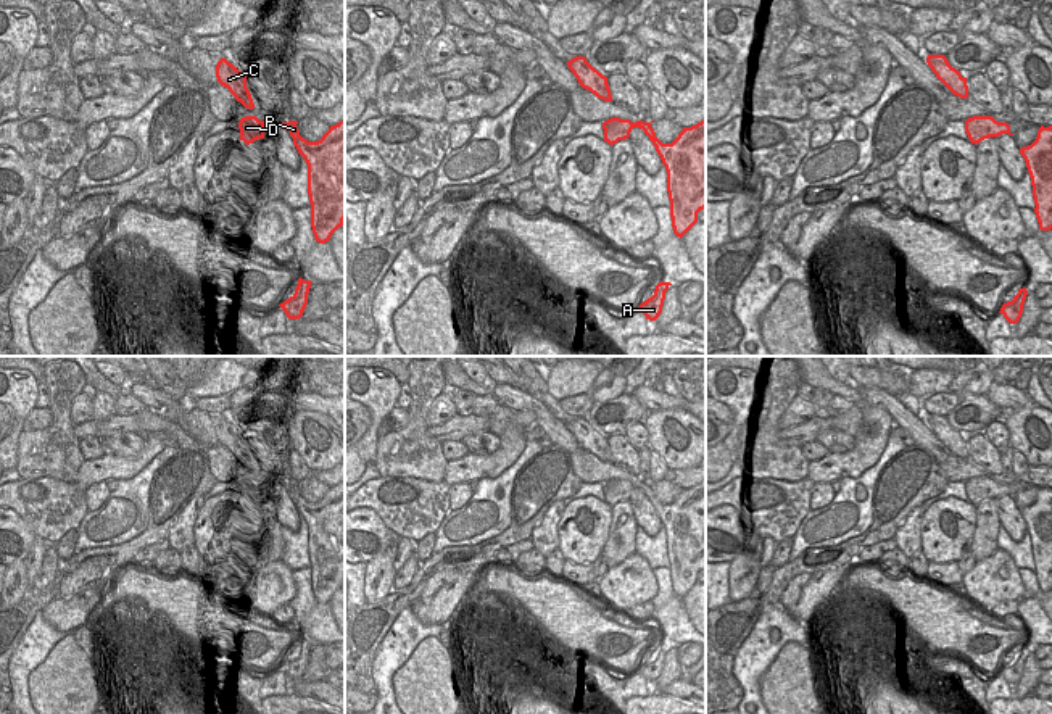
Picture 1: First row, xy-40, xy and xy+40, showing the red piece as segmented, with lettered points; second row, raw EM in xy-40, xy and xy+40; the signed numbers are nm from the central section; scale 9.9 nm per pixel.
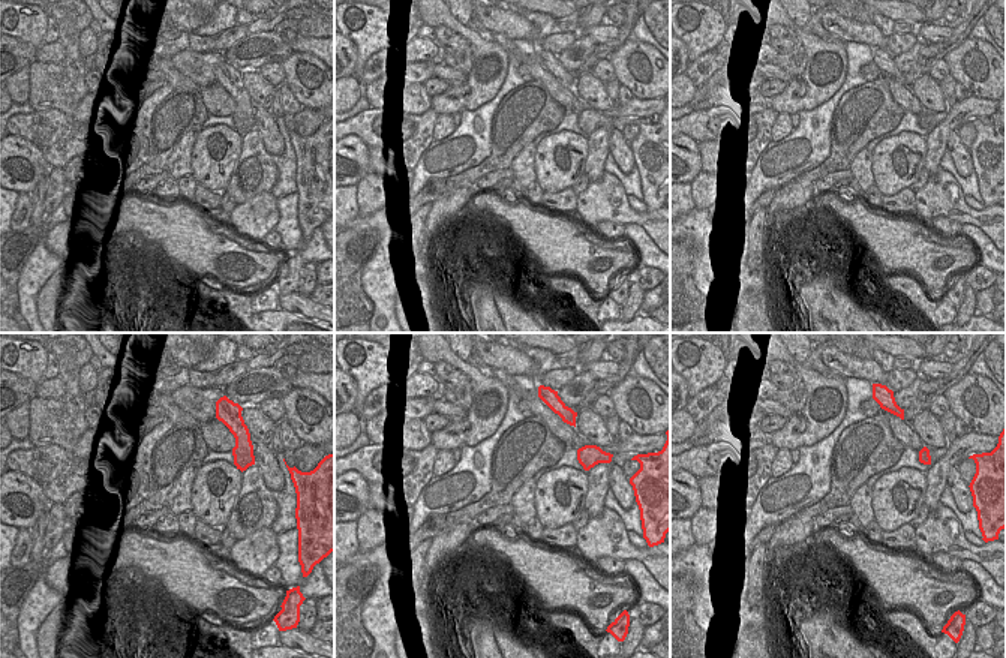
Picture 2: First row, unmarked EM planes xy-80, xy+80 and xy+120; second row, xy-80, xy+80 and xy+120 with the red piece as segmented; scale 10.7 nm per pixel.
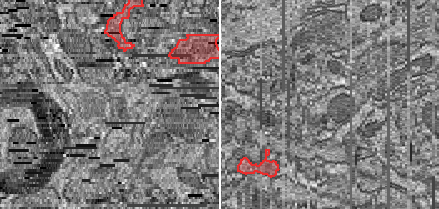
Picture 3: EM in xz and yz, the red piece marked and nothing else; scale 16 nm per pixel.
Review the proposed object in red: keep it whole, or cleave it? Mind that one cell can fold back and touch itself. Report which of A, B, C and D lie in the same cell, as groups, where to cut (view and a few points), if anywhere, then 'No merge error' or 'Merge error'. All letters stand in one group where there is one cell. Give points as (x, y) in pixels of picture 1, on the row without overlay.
Groups: A B / C D. Split along xy+40 (969, 479), (978, 490), (988, 489), (994, 497). Merge error

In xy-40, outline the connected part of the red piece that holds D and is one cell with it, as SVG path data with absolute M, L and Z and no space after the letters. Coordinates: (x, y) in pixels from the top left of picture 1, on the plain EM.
M245 477L238 484L240 501L246 506L253 504L258 500L264 500L264 490L256 492L255 487L259 485L256 477Z

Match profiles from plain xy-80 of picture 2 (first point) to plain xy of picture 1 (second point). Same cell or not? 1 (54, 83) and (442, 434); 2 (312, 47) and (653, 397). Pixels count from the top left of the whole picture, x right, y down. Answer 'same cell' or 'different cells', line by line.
1: different cells
2: same cell

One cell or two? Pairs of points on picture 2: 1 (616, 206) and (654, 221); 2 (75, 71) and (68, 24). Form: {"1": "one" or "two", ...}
{"1": "one", "2": "one"}

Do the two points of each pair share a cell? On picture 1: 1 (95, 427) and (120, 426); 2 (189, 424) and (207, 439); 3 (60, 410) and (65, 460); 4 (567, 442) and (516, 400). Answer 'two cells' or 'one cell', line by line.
1: one cell
2: one cell
3: one cell
4: one cell

